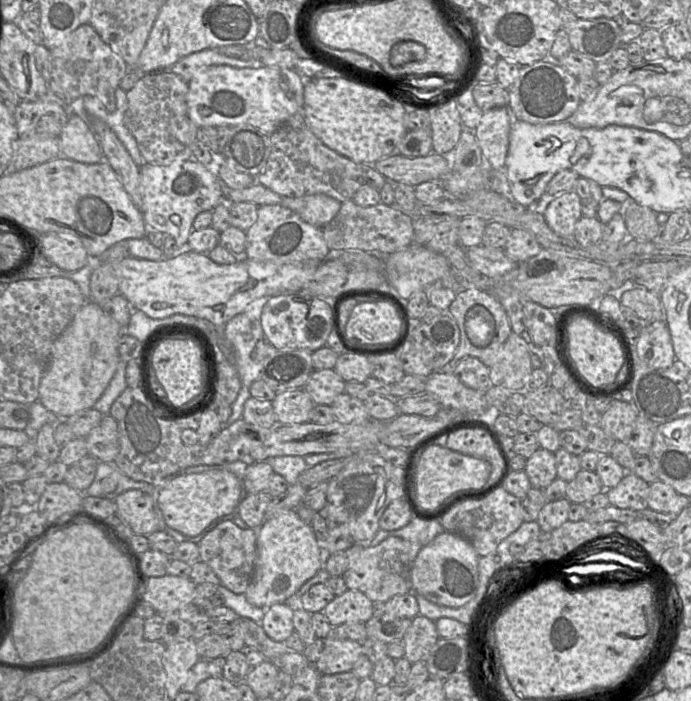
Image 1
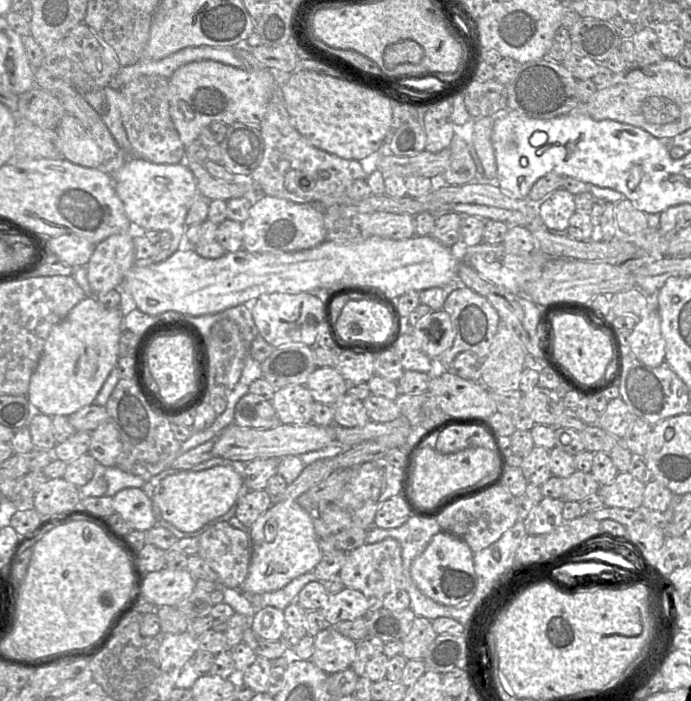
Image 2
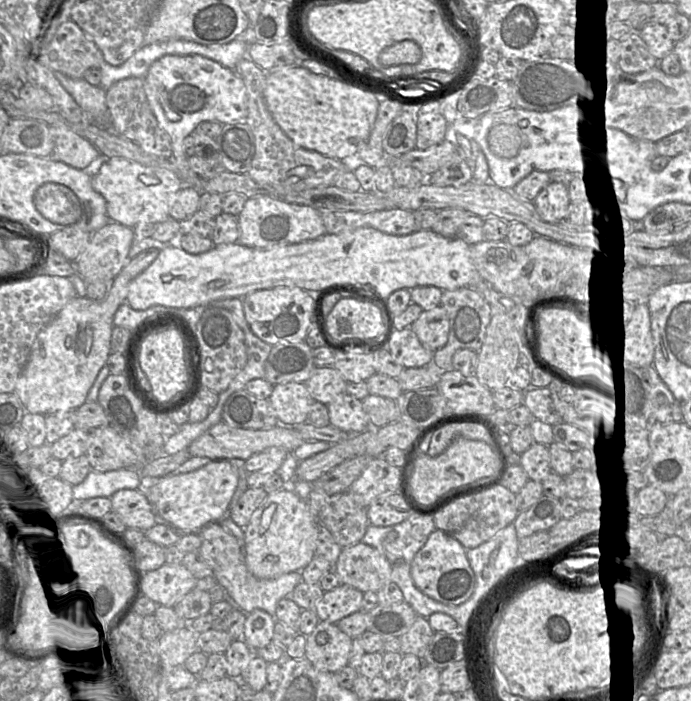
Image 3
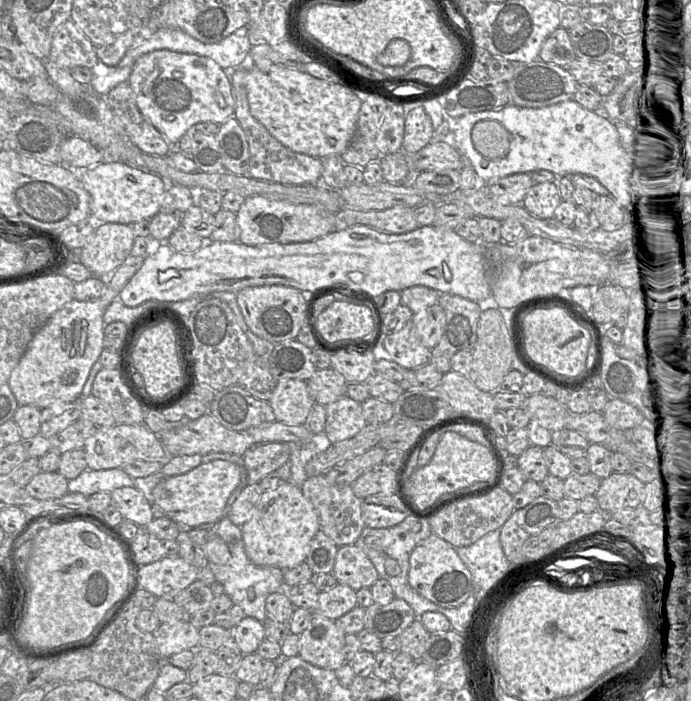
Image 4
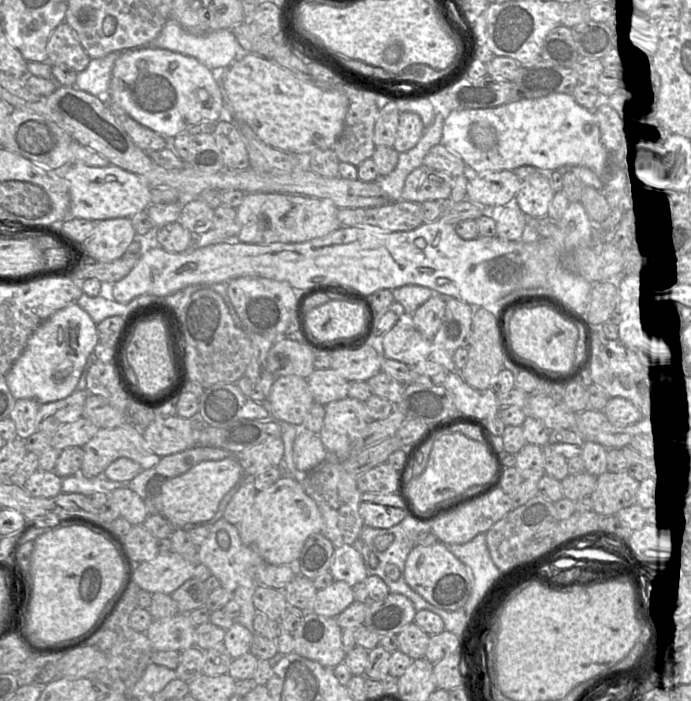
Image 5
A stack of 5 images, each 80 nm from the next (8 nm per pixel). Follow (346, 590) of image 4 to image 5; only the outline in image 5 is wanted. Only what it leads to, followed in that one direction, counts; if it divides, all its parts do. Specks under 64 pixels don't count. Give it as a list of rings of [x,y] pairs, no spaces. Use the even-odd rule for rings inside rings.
[[[333,581],[316,593],[313,611],[319,615],[336,618],[354,602],[353,588],[344,581]]]

